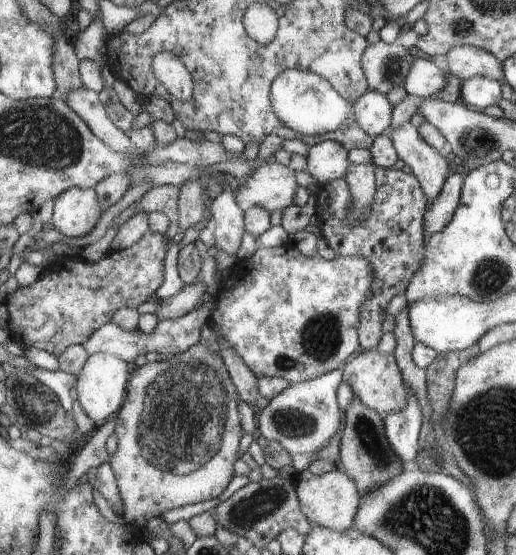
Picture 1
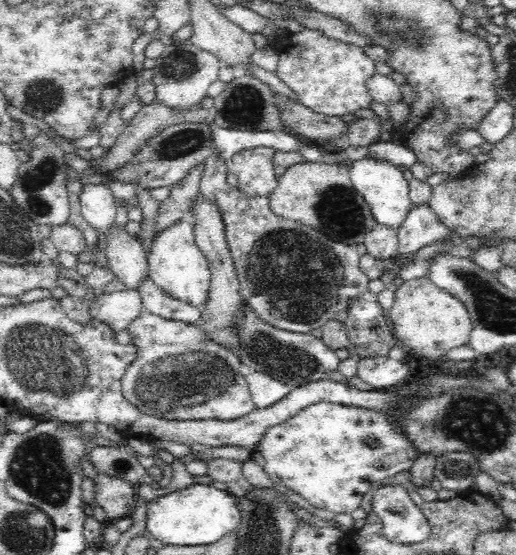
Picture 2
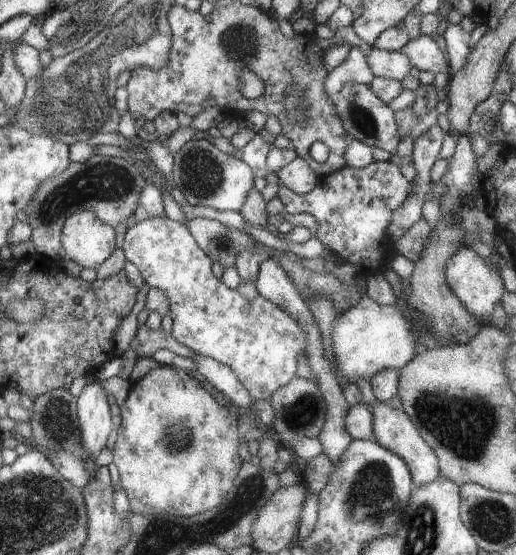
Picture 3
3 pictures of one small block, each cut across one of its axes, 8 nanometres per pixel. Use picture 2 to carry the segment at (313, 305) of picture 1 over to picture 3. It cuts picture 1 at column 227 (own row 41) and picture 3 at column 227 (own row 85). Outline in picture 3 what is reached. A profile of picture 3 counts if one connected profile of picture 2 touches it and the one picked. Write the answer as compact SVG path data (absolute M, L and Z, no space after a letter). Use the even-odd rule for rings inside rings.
M148 218L129 227L126 232L123 252L129 262L138 268L143 282L150 288L166 292L170 300L170 312L173 319L174 340L190 348L192 352L228 366L254 400L270 400L274 391L278 391L296 377L298 358L306 355L308 336L301 325L284 308L262 298L260 294L254 300L248 300L238 289L228 288L222 279L213 273L213 259L197 243L187 224L174 222L169 218Z

